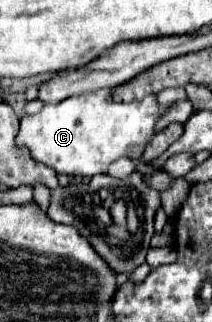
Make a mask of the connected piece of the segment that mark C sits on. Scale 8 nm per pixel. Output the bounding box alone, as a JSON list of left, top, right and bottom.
[17,91,163,177]

